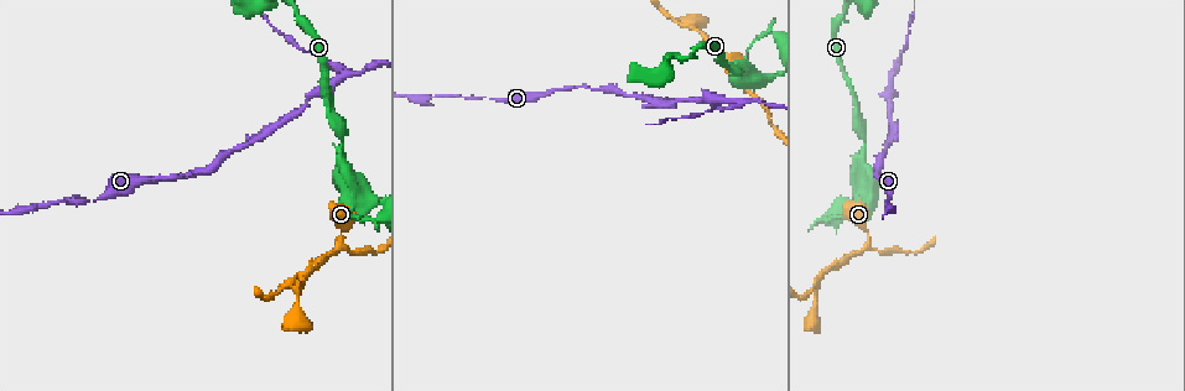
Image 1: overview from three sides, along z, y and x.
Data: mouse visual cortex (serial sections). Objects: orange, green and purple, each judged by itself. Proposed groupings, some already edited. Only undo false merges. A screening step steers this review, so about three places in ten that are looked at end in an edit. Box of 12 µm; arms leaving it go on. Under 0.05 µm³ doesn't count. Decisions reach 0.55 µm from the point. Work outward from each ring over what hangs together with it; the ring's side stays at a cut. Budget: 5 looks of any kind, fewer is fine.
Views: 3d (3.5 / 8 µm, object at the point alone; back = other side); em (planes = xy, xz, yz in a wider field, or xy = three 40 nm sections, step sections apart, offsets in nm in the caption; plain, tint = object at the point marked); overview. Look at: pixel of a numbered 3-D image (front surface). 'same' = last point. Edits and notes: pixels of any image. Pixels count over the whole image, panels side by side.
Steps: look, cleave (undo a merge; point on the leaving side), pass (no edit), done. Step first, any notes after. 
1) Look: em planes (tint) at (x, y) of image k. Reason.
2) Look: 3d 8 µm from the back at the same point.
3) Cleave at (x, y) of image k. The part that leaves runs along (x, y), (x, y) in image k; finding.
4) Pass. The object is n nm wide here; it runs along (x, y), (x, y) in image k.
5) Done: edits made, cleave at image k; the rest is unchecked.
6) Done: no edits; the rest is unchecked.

Look: 3d 3.5 µm at (341, 162) of image 1.

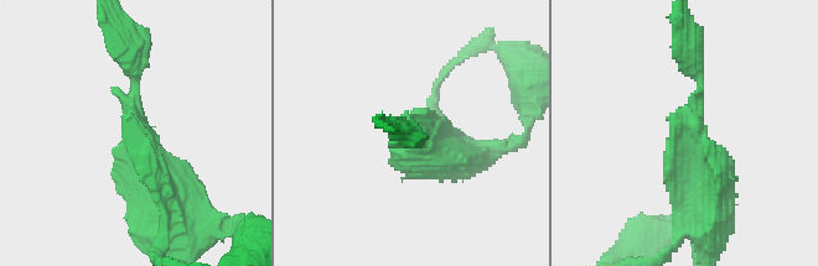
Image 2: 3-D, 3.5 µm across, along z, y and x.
Look: em xy step 2 (tint) at (135, 134) of image 2.

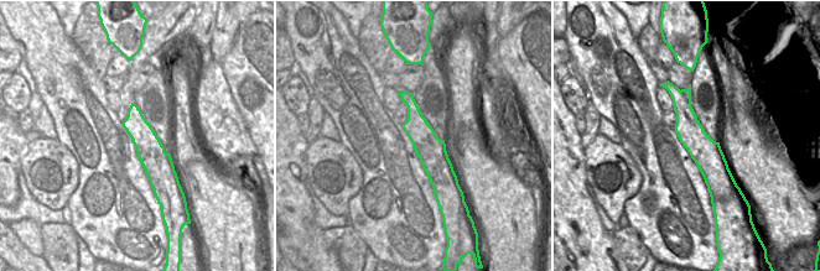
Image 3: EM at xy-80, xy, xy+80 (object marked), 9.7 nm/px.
Cleave at (435, 98) of image 2. Two cells meet here.

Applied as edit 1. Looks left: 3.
Look: 3d 3.5 µm at (93, 202) of image 1. Calibre changes.

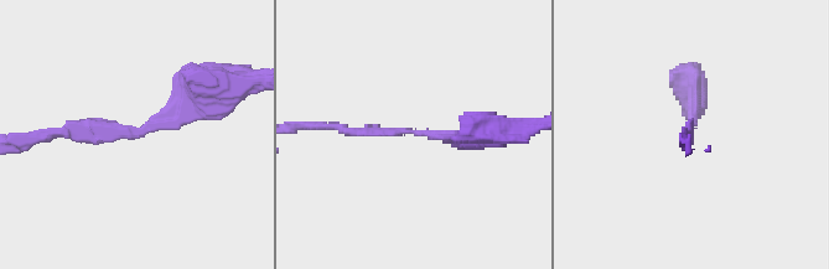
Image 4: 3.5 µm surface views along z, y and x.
Look: em xy step 2 (tint) at (410, 131) of image 4. The arms are 150, 250 nm wide; need the tissue.

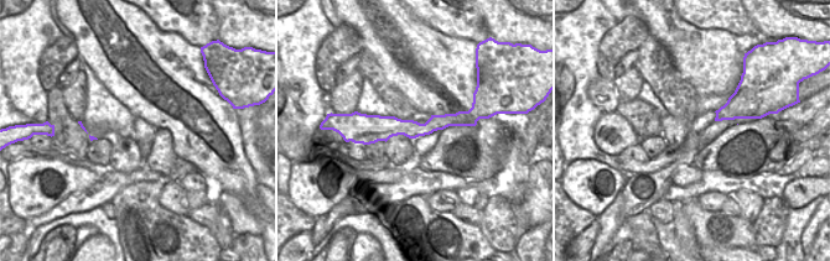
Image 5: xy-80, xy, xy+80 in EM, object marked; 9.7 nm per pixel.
Pass. It runs along (201, 84), (148, 129), (48, 133) in image 4; continuous, no second cell.

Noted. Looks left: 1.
Done: edits made, cleave at image 2; the rest is unchecked.

